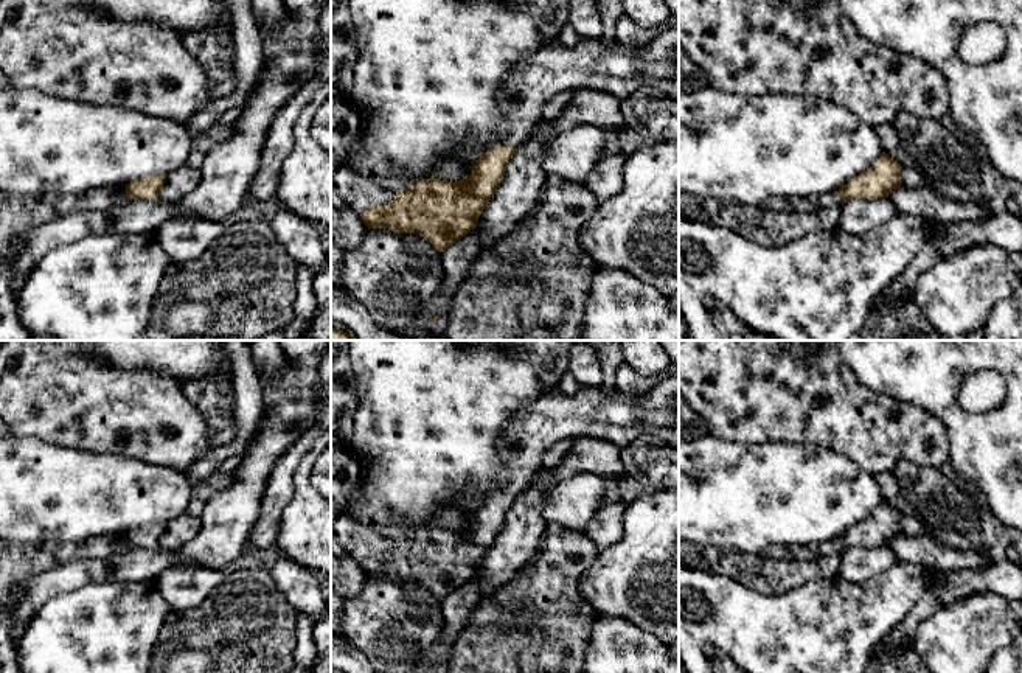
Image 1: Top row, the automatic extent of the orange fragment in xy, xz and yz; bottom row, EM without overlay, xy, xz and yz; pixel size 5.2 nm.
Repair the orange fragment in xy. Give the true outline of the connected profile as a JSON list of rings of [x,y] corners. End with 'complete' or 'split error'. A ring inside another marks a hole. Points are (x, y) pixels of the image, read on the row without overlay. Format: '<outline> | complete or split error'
[[[151,524],[126,533],[127,547],[157,549],[165,532],[163,524]]] | complete

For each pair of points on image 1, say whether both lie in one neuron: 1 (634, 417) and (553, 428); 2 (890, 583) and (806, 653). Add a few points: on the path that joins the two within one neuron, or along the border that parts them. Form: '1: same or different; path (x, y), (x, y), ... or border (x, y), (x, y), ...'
1: same; path (614, 417), (573, 417)
2: same; path (873, 605), (862, 616), (828, 631)

